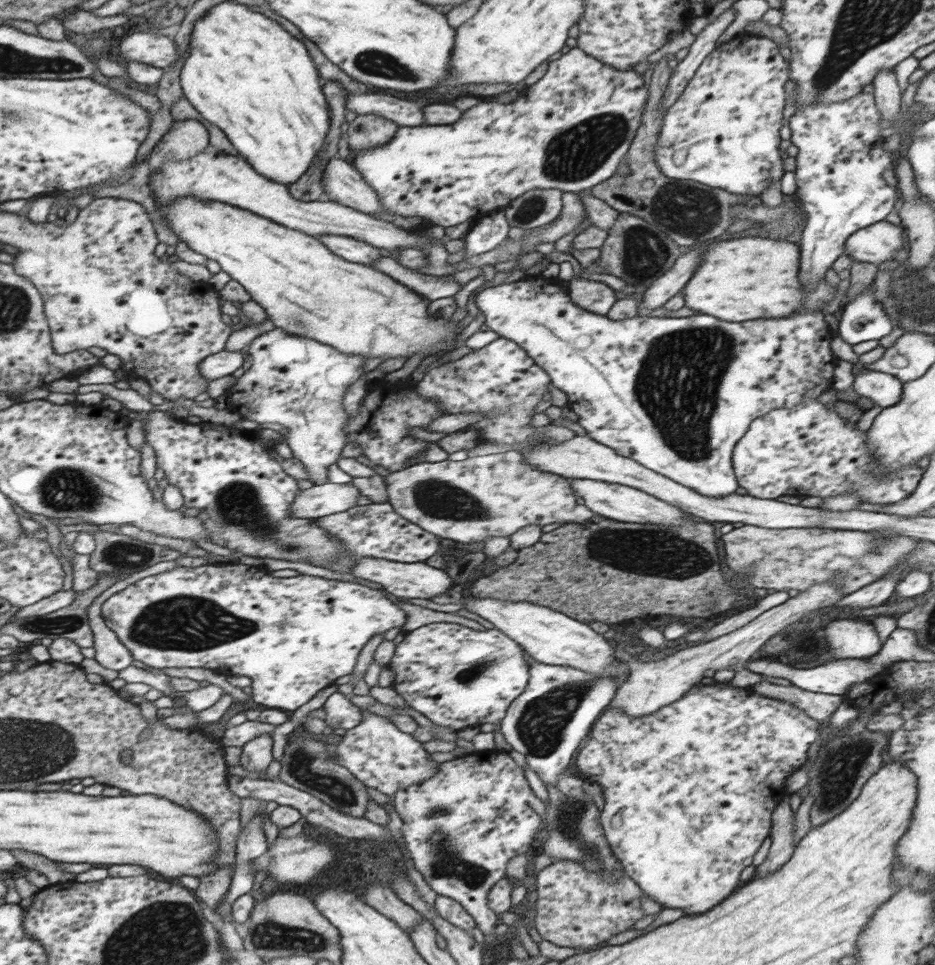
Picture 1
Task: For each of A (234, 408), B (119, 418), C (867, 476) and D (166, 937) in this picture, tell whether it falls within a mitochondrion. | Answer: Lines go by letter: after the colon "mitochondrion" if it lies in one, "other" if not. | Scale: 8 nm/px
A: other
B: other
C: mitochondrion
D: mitochondrion

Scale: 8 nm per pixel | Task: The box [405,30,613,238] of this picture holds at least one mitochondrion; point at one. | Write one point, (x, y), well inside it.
(535, 204)

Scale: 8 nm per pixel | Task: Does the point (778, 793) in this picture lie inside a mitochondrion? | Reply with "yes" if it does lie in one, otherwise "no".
no

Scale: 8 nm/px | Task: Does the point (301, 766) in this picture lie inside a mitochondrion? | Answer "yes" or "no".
yes

